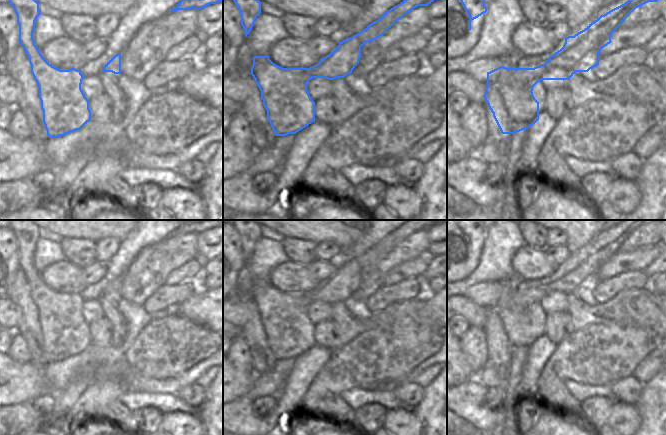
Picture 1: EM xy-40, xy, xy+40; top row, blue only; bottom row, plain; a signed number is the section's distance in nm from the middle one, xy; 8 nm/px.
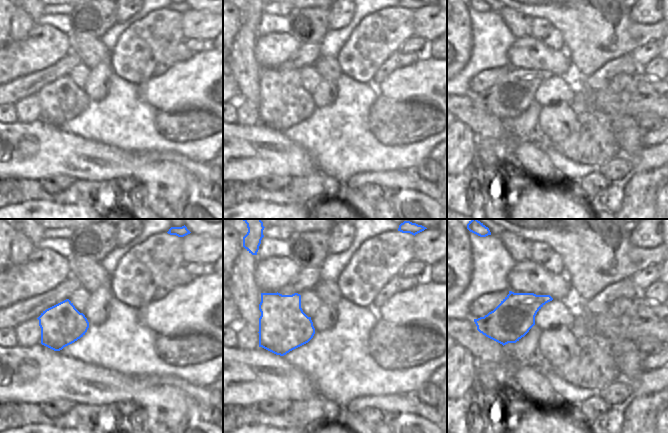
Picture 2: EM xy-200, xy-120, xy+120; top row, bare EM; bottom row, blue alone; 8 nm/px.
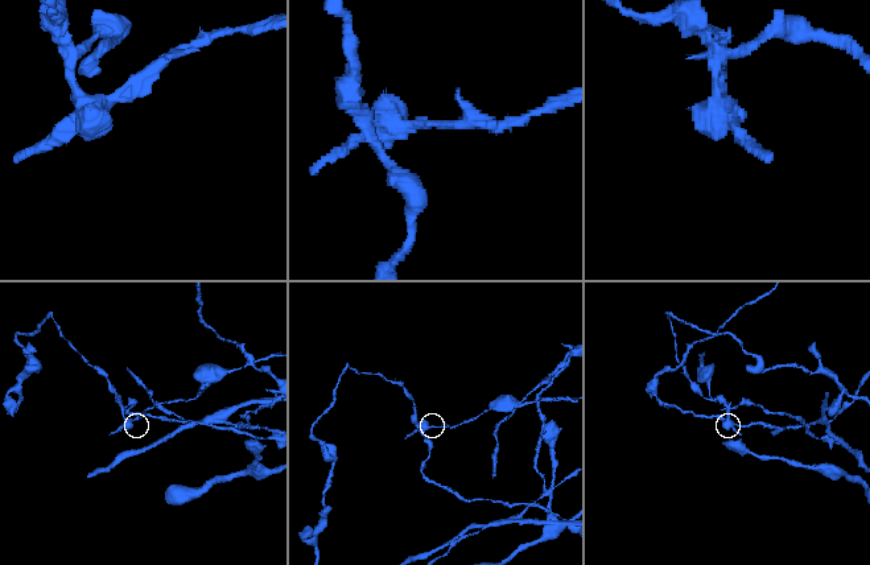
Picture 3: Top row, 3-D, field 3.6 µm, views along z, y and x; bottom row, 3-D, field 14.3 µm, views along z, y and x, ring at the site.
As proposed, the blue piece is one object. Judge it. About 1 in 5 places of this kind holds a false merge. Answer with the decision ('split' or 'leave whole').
split

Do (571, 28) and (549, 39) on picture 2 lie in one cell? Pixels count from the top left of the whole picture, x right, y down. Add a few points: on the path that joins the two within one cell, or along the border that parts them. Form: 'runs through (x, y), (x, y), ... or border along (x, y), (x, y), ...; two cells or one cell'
border along (553, 26), (560, 32), (565, 50); two cells

